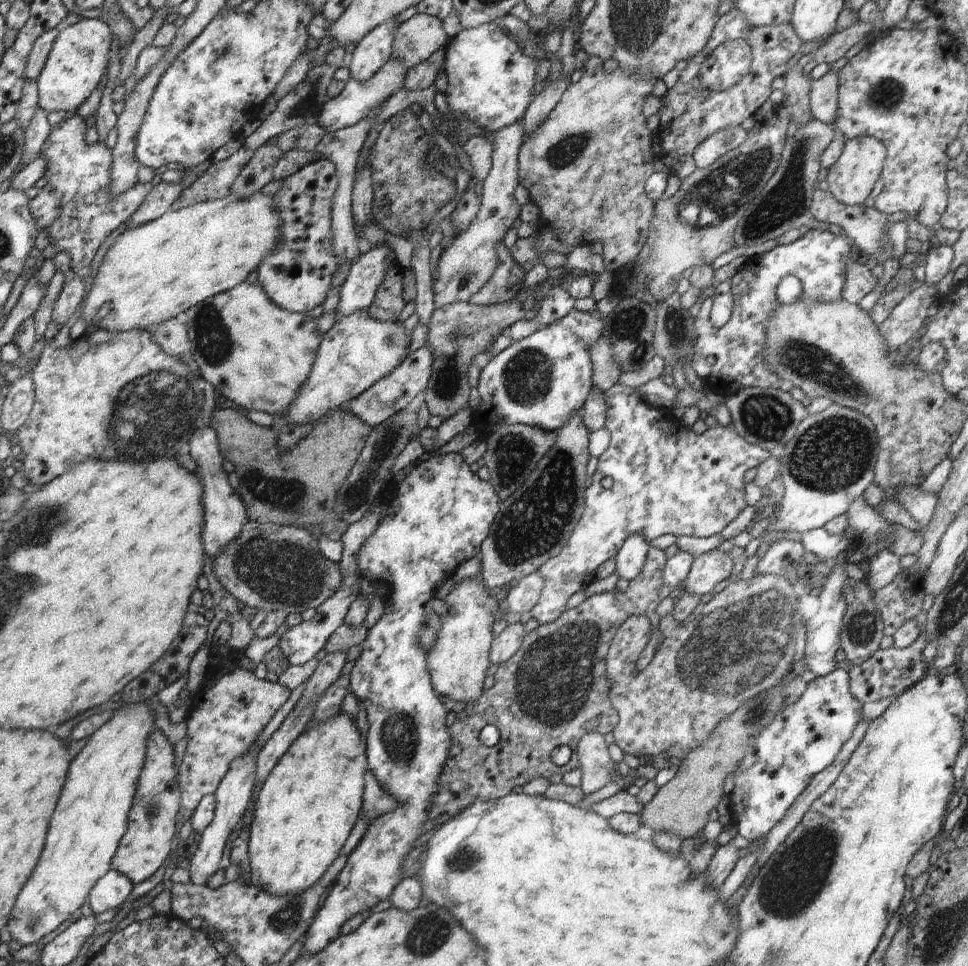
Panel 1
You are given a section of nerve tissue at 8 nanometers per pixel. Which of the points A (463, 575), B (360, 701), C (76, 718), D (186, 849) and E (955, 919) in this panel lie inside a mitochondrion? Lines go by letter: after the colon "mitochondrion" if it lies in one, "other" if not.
A: other
B: other
C: other
D: other
E: mitochondrion

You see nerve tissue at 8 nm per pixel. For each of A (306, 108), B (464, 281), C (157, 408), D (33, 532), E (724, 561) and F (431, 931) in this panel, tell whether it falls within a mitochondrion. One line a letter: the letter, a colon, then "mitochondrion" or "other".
A: mitochondrion
B: mitochondrion
C: mitochondrion
D: mitochondrion
E: other
F: mitochondrion

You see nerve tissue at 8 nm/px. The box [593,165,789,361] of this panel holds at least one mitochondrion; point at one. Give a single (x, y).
(675, 325)

